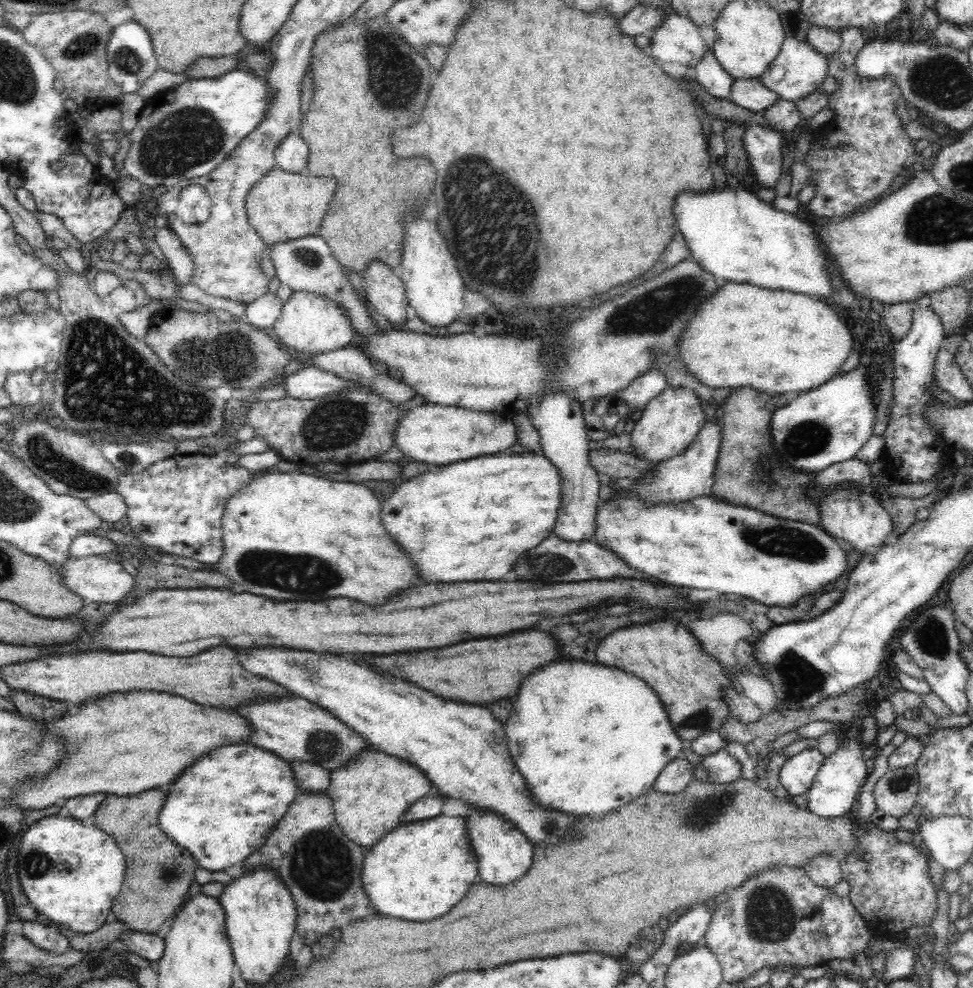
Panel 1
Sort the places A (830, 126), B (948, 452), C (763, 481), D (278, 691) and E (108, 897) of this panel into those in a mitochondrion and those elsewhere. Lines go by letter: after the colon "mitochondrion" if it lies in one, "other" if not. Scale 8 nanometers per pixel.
A: other
B: other
C: mitochondrion
D: other
E: other

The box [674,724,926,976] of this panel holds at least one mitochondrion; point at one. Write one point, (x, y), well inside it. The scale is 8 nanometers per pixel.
(770, 913)

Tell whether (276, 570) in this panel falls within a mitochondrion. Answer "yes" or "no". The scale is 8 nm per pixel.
yes

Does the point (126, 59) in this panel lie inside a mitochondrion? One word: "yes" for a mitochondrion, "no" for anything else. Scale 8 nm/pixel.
yes

